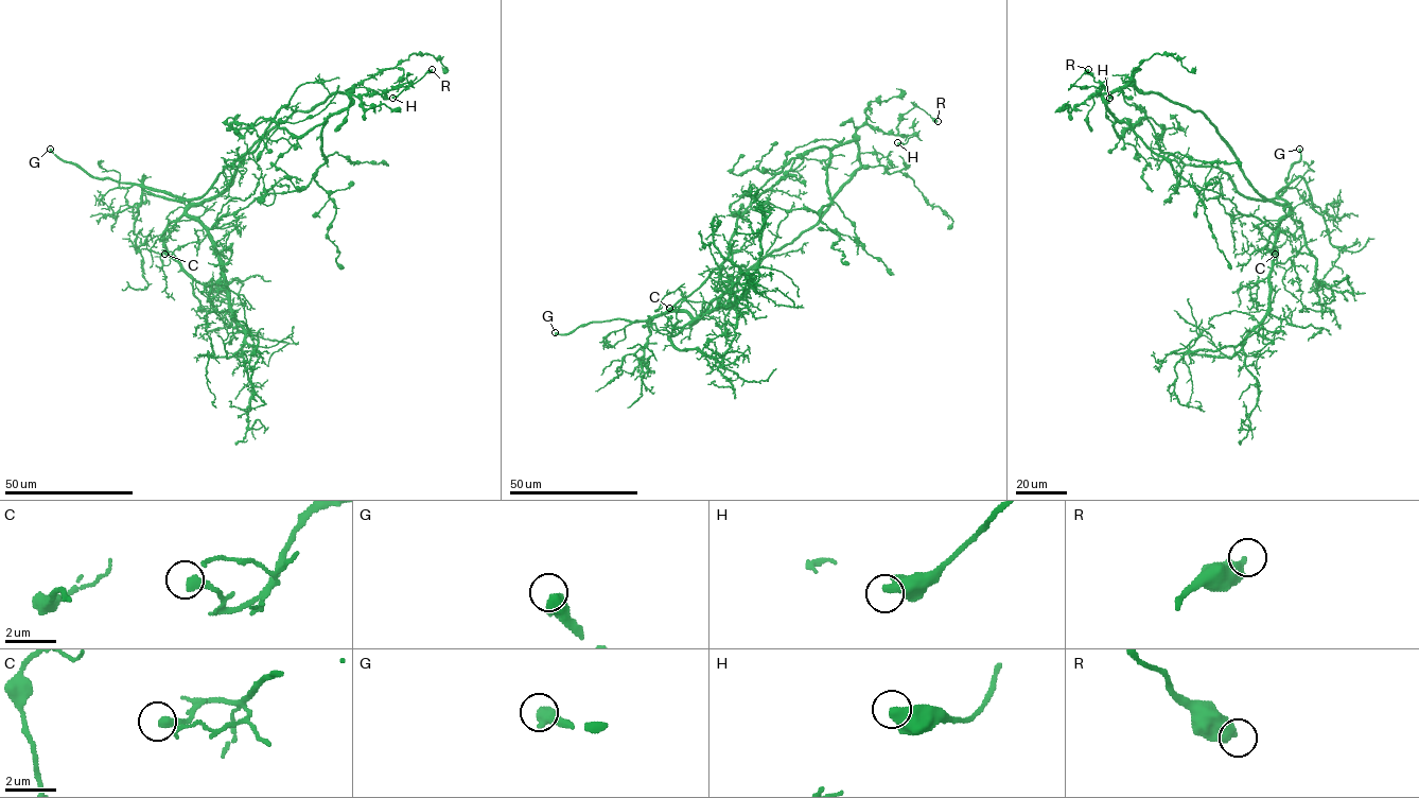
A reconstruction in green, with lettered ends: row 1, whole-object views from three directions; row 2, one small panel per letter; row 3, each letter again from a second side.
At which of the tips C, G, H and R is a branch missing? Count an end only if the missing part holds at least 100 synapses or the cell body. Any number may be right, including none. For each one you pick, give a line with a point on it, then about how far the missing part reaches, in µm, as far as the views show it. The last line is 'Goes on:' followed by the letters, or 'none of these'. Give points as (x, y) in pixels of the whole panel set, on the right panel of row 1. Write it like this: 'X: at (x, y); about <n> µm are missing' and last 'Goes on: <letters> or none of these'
G: at (1299, 149); about 25 µm are missing
Goes on: G

